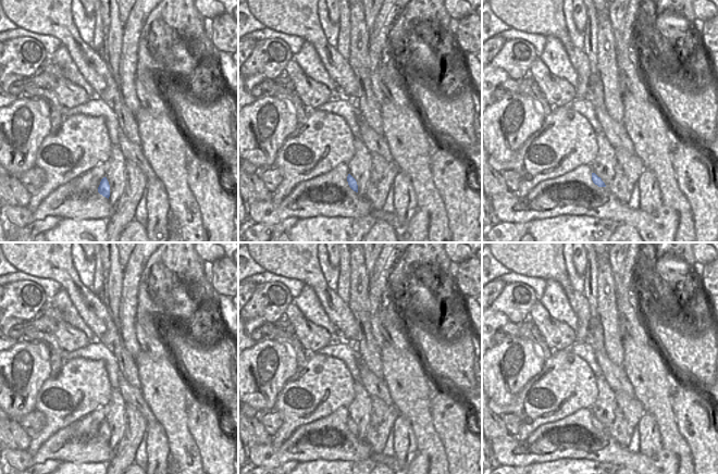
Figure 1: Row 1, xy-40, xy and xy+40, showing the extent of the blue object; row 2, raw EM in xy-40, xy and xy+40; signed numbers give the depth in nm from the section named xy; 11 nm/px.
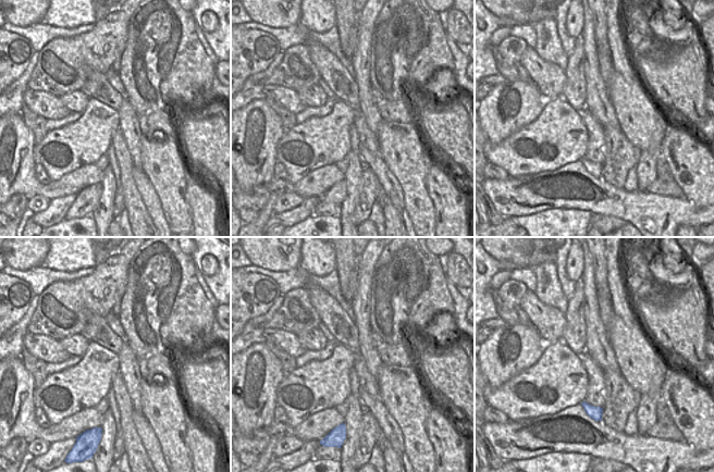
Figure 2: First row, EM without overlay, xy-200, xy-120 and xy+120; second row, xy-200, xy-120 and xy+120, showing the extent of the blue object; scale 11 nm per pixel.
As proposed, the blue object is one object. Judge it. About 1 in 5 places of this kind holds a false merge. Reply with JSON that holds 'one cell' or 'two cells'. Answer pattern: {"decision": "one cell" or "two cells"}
{"decision": "one cell"}

